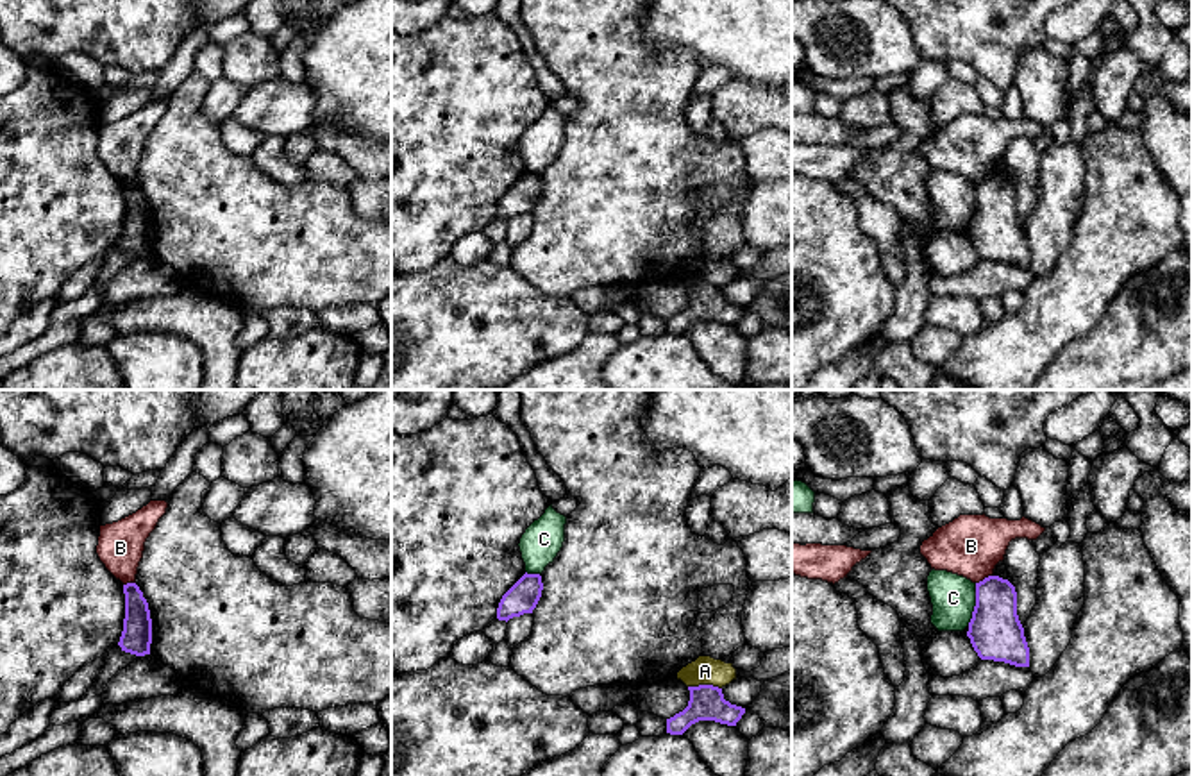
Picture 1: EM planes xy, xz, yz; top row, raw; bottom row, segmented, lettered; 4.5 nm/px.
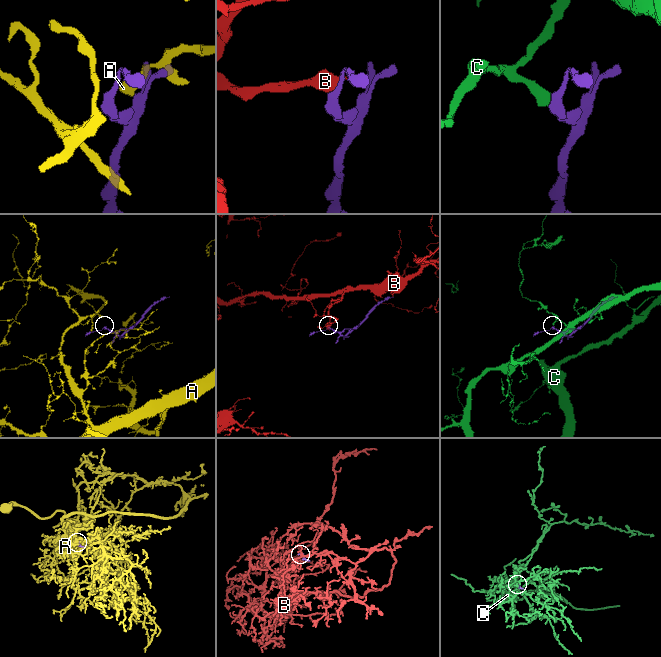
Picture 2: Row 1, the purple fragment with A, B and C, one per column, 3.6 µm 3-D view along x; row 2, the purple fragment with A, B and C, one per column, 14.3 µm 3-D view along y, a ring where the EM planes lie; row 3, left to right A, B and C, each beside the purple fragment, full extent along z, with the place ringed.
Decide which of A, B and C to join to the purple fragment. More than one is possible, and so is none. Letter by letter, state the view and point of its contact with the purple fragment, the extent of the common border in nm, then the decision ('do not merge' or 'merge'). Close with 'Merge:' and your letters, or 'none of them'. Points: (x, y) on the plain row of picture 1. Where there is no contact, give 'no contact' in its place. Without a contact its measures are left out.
A: xz (705, 285) | 150 nm | do not merge
B: yz (985, 177) | 80 nm | do not merge
C: yz (976, 204) | 200 nm | do not merge
Merge: none of them

